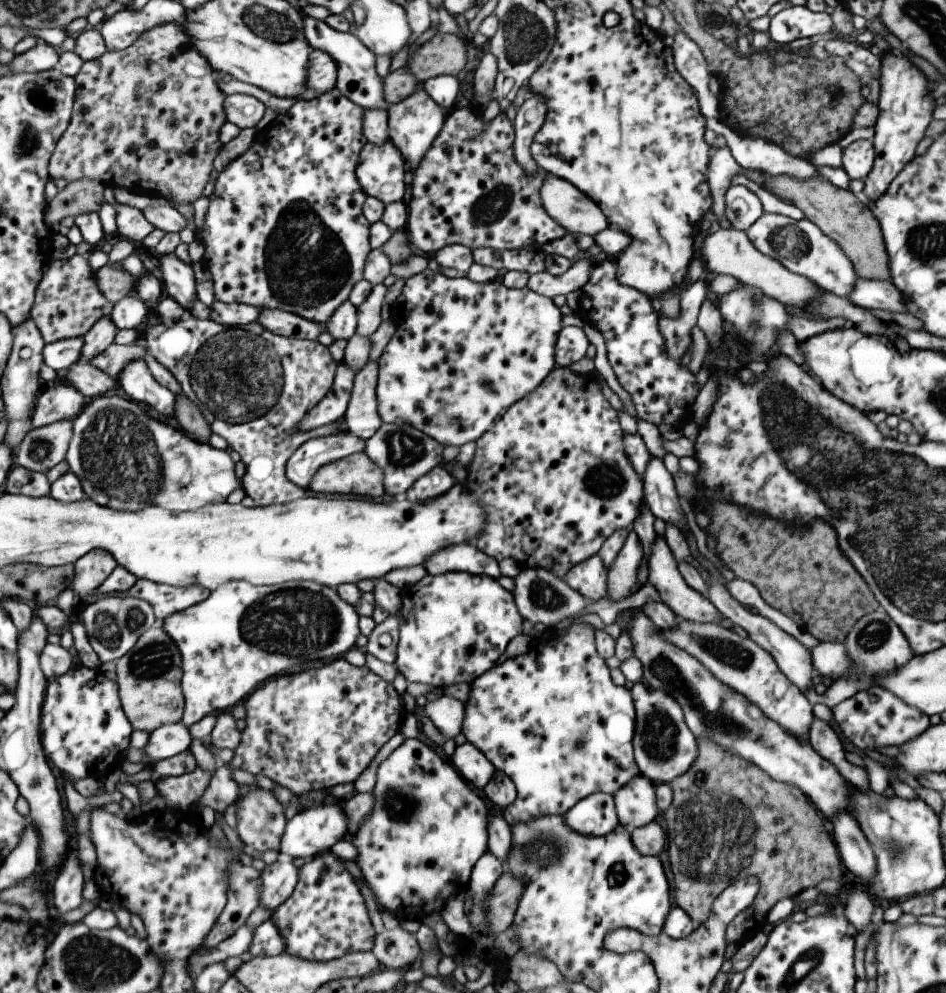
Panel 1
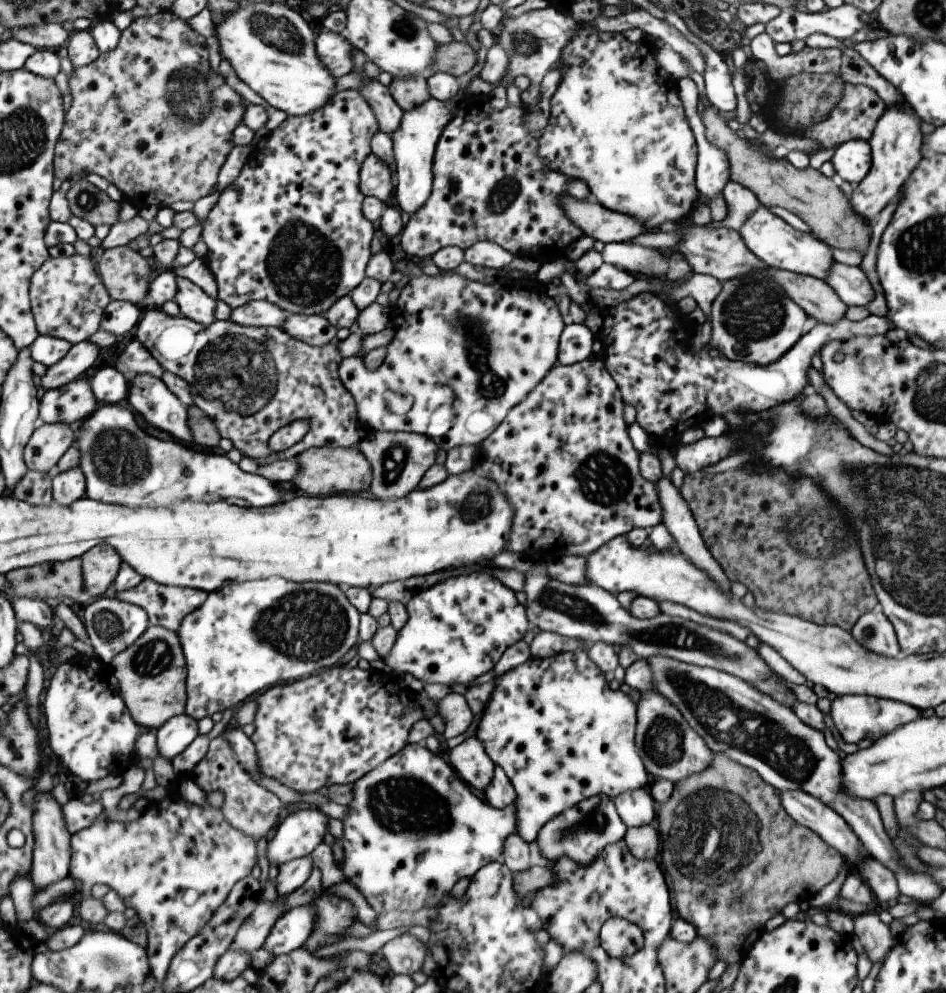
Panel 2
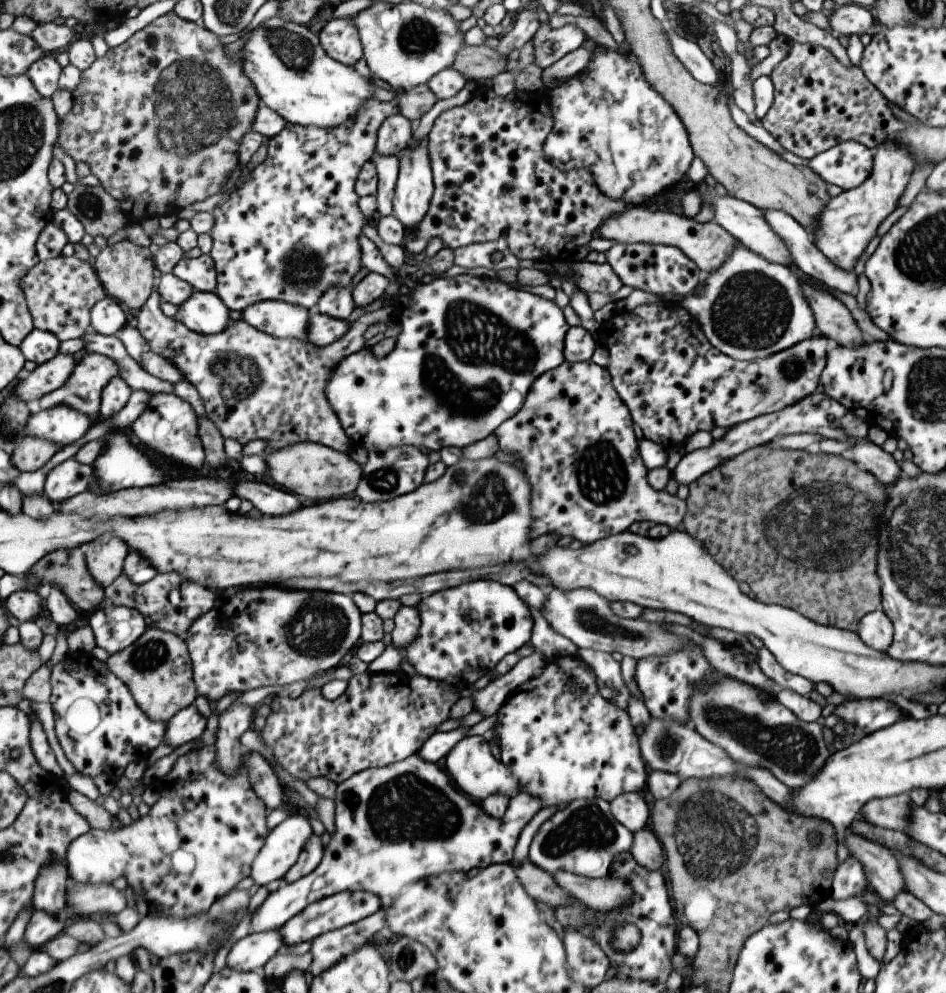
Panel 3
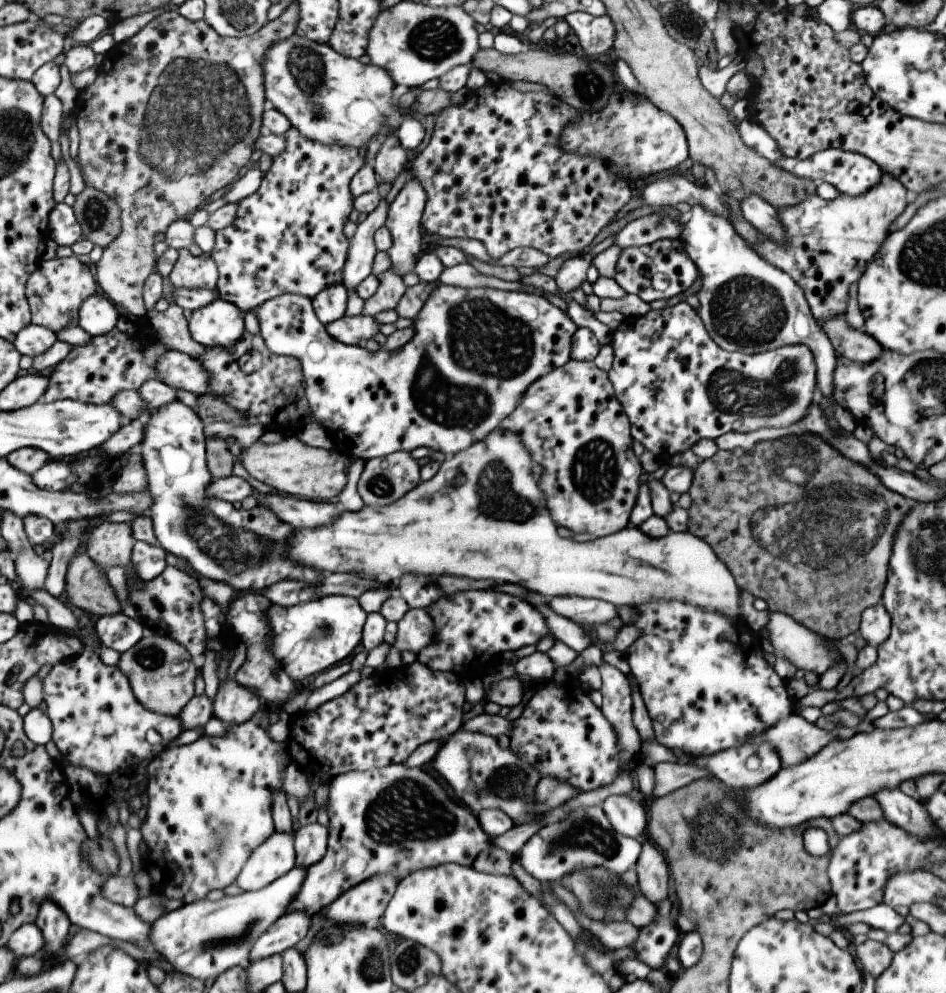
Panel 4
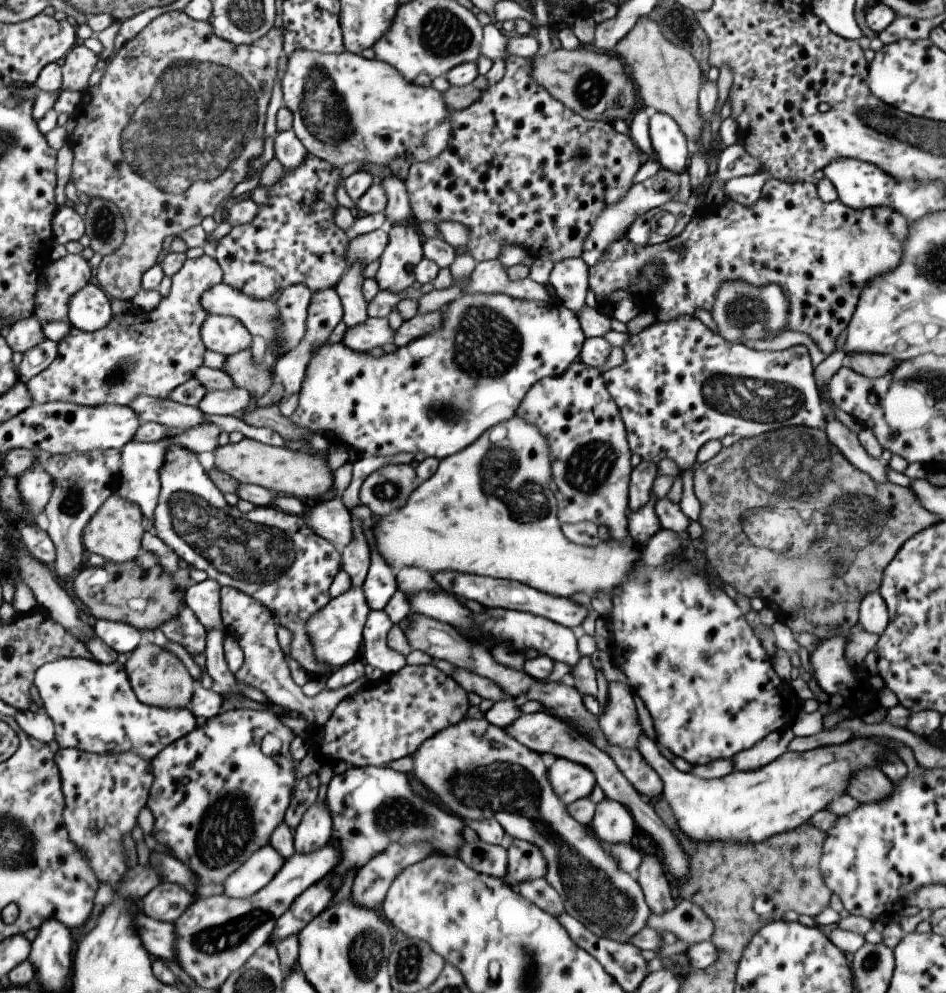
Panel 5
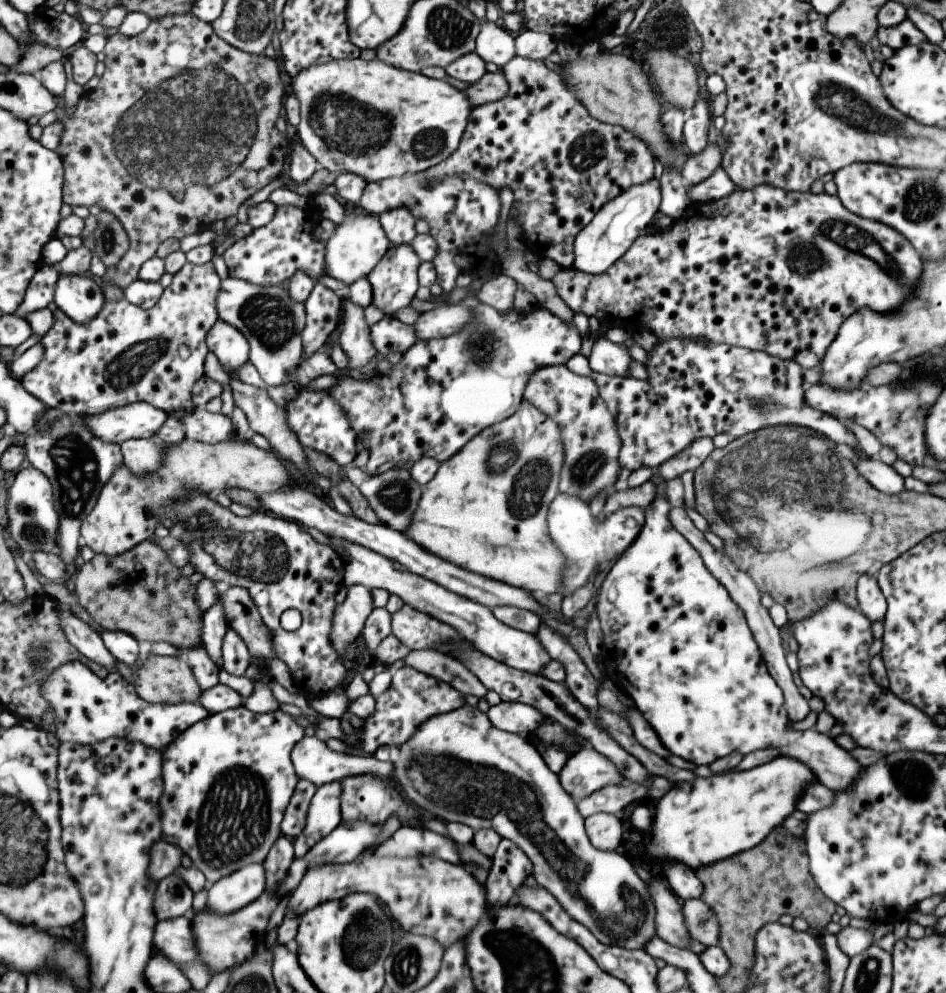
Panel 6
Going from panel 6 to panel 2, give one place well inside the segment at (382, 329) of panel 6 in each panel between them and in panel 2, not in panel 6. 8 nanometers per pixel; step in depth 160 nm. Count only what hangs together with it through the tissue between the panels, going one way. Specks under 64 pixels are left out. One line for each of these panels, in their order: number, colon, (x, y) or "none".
2: (314, 330)
3: (321, 330)
4: (350, 330)
5: (374, 331)

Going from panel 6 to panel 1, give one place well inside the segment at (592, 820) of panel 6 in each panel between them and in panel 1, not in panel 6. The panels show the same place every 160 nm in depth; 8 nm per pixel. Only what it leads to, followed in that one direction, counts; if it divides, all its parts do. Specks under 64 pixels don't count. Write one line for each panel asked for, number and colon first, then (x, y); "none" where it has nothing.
1: (635, 805)
2: (635, 808)
3: (629, 809)
4: (626, 816)
5: (612, 822)

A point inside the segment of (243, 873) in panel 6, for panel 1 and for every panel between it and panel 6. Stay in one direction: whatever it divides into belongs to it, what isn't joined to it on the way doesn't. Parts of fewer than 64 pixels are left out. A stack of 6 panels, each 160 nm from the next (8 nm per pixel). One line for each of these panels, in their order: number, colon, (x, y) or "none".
1: (309, 832)
2: (299, 832)
3: (285, 839)
4: (275, 856)
5: (258, 869)

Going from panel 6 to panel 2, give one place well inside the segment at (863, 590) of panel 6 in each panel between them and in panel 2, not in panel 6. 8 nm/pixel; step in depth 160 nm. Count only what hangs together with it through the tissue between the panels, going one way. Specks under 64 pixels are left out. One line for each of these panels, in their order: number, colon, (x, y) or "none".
2: (872, 631)
3: (874, 629)
4: (874, 626)
5: (873, 617)

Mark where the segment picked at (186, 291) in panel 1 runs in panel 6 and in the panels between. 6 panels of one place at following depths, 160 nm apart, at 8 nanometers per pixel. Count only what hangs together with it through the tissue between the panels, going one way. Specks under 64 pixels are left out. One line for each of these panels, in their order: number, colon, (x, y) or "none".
2: (193, 303)
3: (203, 312)
4: (220, 323)
5: (223, 334)
6: (230, 347)

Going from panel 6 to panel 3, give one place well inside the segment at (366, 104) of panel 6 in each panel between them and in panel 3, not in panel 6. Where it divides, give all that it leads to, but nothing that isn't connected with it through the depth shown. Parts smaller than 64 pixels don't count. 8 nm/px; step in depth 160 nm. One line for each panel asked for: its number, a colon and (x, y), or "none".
3: (292, 75)
4: (331, 99)
5: (345, 108)

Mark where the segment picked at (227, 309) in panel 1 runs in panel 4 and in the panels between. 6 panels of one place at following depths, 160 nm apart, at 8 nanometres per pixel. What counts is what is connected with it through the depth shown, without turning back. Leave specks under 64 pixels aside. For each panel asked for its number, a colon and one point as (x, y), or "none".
2: (261, 313)
3: (279, 319)
4: (473, 353)

